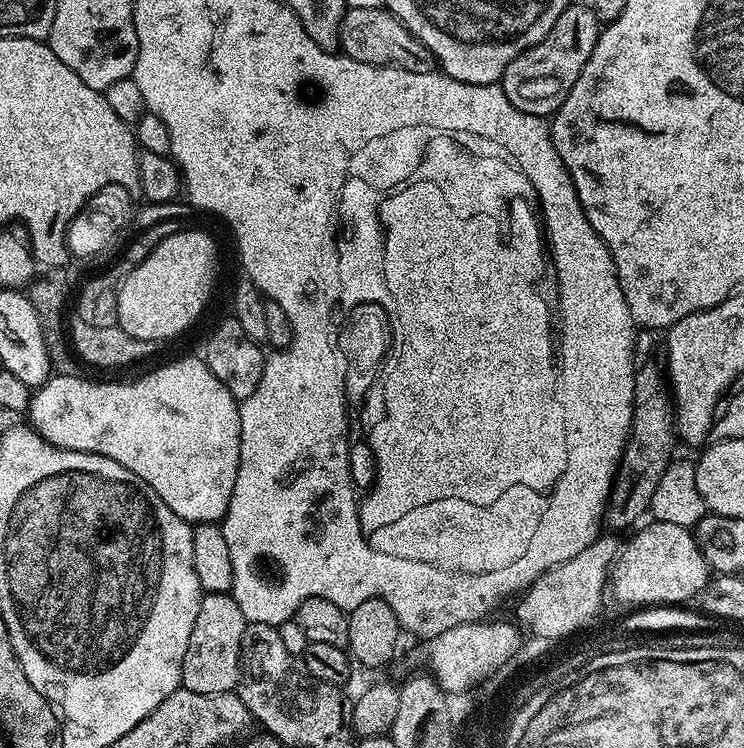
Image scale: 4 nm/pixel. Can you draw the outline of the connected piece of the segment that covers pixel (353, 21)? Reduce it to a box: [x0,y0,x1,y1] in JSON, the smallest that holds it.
[339,7,435,73]

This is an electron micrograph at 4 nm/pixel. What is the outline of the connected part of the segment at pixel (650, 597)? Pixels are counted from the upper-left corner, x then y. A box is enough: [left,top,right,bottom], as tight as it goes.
[610,519,710,606]

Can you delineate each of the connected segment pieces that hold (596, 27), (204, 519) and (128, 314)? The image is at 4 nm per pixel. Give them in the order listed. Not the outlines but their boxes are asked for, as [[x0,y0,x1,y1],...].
[[502,2,602,117],[26,359,240,524],[116,230,216,342]]

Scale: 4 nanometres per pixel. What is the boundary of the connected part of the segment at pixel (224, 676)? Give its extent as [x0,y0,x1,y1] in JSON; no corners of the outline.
[180,592,245,694]

